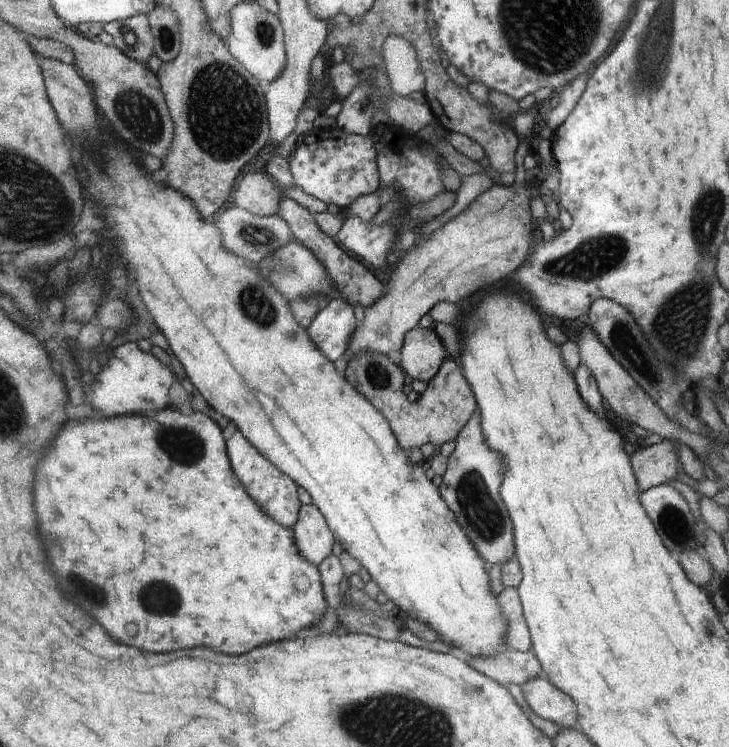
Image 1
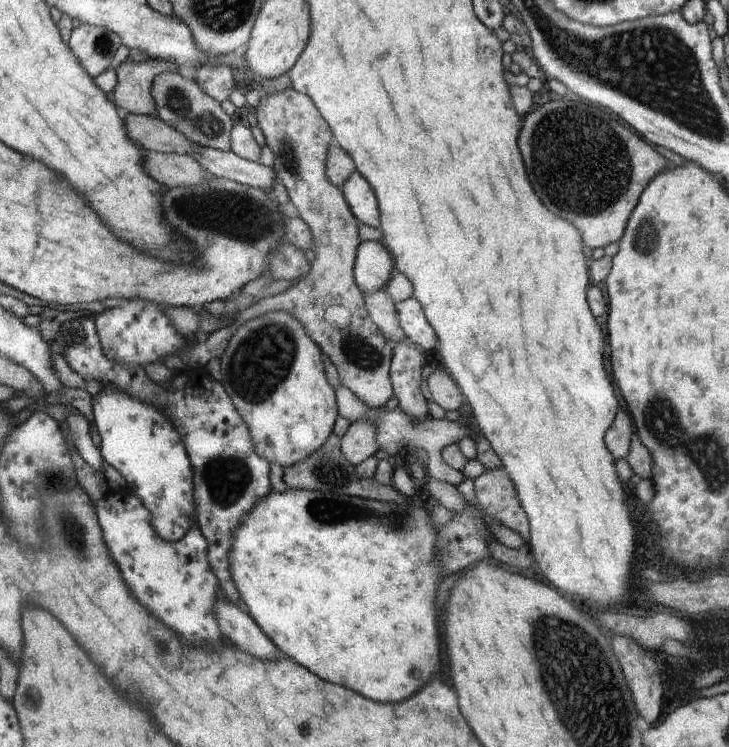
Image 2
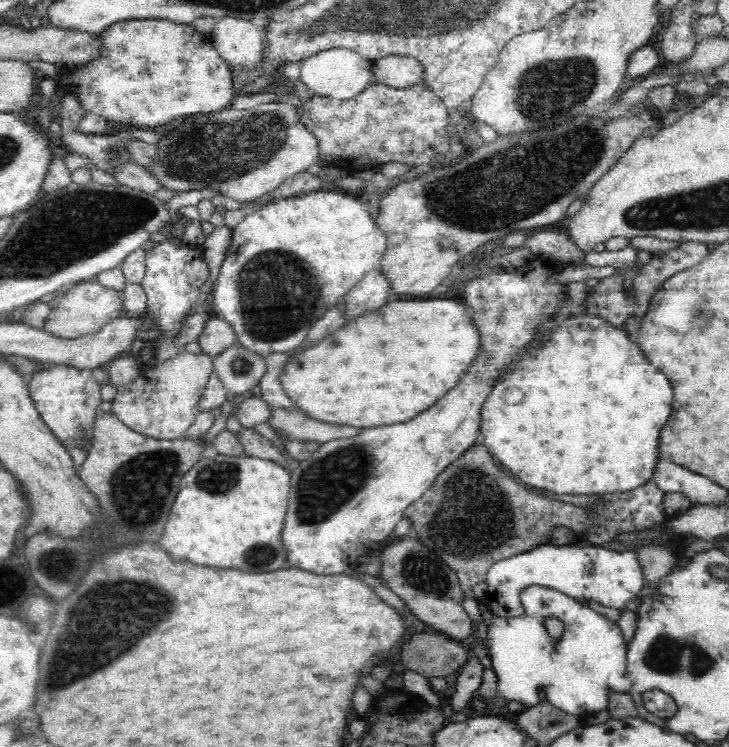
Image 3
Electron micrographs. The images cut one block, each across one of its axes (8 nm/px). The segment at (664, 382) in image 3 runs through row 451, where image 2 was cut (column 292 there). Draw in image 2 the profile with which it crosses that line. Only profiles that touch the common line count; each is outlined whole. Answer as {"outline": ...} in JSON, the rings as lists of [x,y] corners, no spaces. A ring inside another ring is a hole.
{"outline":[[[290,487],[286,492],[272,489],[268,496],[254,504],[254,508],[246,514],[246,520],[234,530],[234,540],[230,544],[230,570],[234,576],[236,590],[240,592],[241,606],[250,610],[247,613],[256,626],[286,656],[294,658],[298,664],[306,666],[316,676],[334,684],[348,686],[366,698],[372,698],[376,702],[400,702],[420,690],[426,680],[440,668],[440,644],[434,606],[434,594],[438,584],[438,564],[434,562],[434,550],[438,554],[437,529],[430,520],[430,512],[421,505],[411,504],[409,500],[394,504],[322,491],[294,490]]]}

